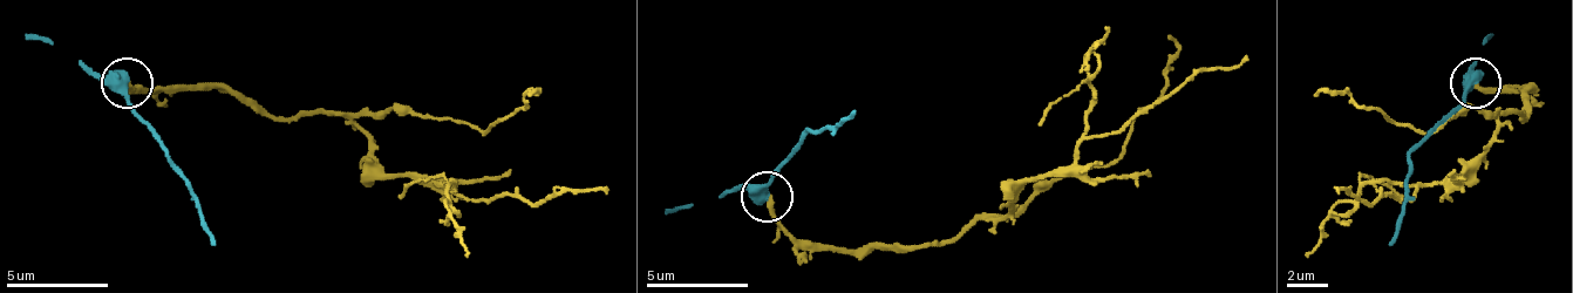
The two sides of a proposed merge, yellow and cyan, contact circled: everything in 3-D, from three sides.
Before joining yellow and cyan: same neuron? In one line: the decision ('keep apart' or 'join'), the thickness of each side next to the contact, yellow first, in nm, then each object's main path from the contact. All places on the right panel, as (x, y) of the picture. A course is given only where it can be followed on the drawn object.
keep apart; 280 nm thick on the yellow side, 480 nm on the other; yellow runs (1477, 81), (1527, 87), (1523, 117), (1503, 111), (1462, 172), (1411, 198), (1335, 193); cyan runs (1477, 81), (1411, 157), (1401, 229), (1390, 244)

